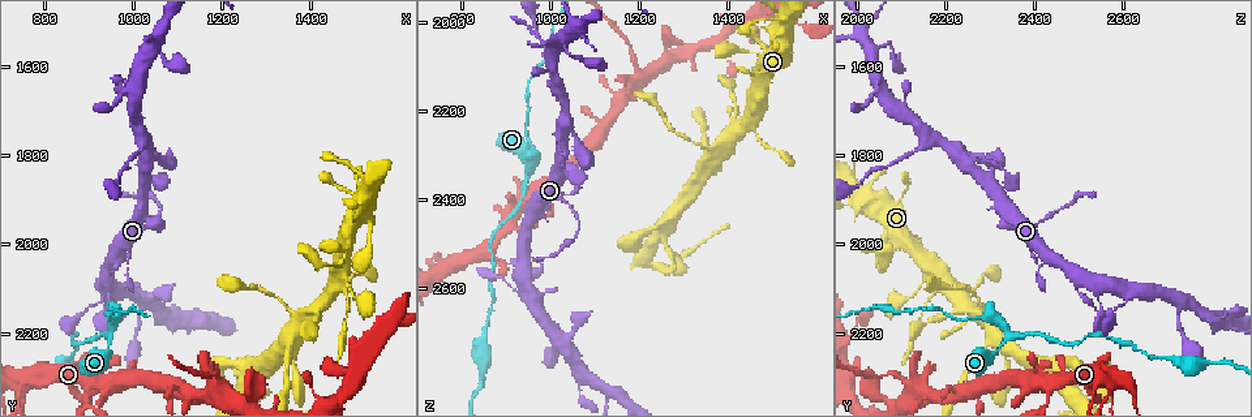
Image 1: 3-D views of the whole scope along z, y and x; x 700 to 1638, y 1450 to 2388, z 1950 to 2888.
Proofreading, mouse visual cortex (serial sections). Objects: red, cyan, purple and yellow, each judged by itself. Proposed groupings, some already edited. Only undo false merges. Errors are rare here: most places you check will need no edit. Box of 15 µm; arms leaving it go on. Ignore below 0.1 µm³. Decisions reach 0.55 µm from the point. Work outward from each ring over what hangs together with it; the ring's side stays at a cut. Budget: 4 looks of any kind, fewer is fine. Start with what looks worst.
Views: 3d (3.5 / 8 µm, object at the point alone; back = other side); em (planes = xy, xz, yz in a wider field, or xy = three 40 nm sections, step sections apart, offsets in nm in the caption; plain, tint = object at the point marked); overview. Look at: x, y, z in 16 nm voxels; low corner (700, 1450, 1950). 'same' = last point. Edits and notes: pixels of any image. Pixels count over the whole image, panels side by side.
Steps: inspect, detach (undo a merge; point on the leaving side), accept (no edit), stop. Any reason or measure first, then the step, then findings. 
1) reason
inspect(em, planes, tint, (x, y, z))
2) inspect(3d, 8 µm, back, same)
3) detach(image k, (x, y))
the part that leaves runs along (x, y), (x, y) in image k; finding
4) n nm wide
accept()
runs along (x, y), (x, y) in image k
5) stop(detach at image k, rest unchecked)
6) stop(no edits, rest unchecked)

thin neck
inspect(3d, 8 µm, (950, 2210, 2335))

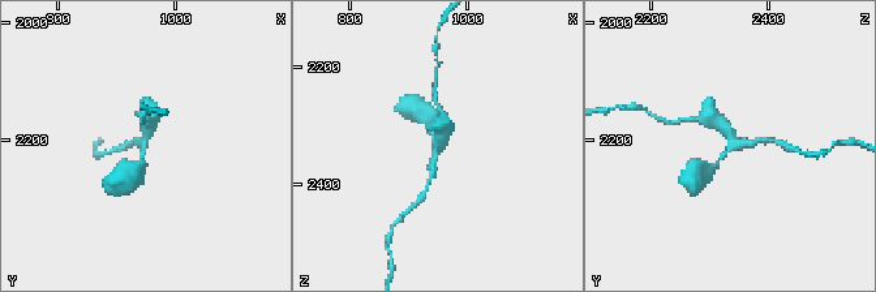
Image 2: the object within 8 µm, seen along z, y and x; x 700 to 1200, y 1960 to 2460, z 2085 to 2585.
3 arms; arms of 200, 250, 400 nm
inspect(em, xy, step 3, tint, (945, 2205, 2340))

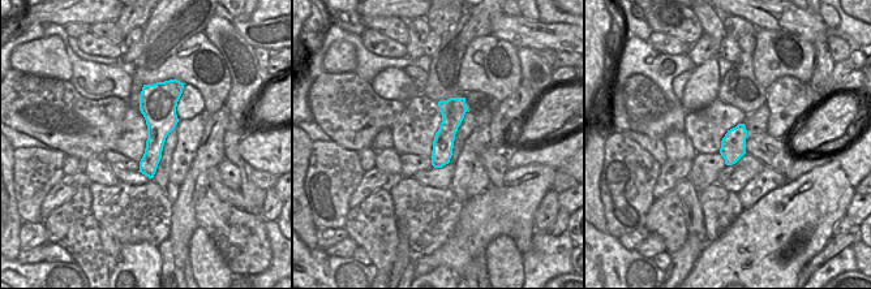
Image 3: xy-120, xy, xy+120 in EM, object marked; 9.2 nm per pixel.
accept()
runs along (462, 100), (453, 110), (437, 164) in image 3; all the same cell

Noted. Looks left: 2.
three-way junction
inspect(3d, 8 µm, back, (1390, 2170, 2280))

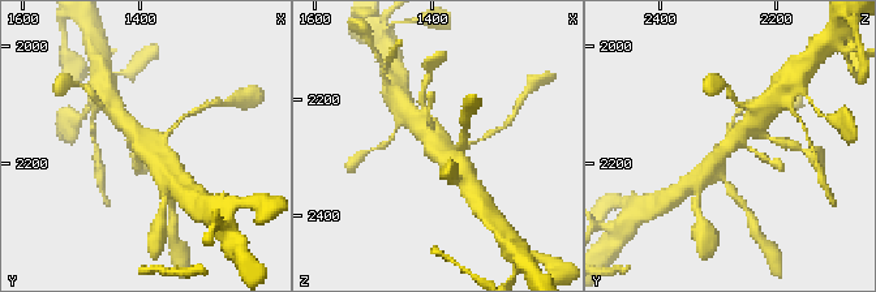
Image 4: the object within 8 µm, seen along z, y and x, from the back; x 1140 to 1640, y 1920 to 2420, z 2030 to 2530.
now the EM
inspect(em, xy, step 1, tint, (1395, 2170, 2275))

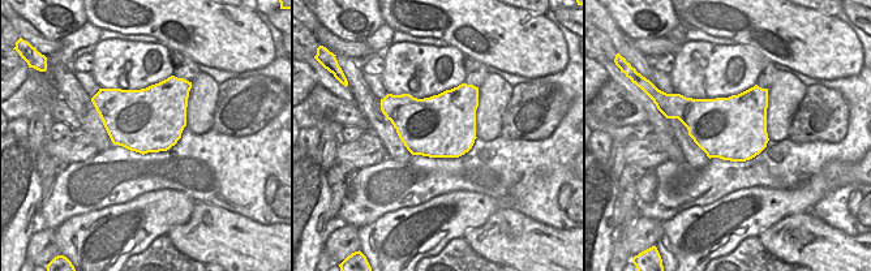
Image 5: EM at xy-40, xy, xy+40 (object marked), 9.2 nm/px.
accept()
runs along (755, 119), (721, 151), (709, 167) in image 4; all the same cell

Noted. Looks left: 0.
stop(no edits, rest unchecked)

